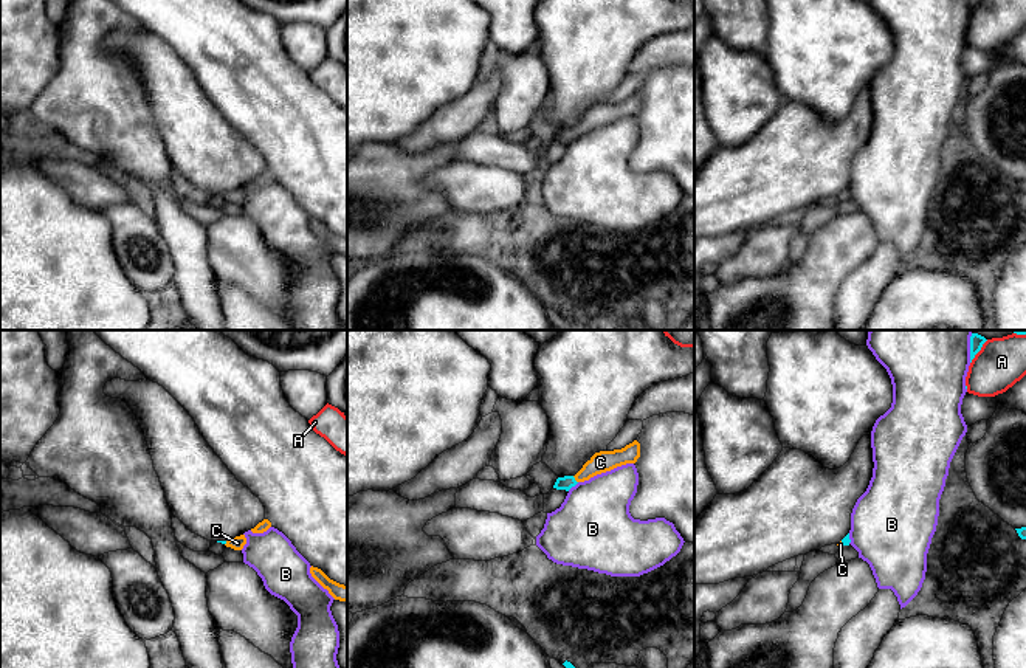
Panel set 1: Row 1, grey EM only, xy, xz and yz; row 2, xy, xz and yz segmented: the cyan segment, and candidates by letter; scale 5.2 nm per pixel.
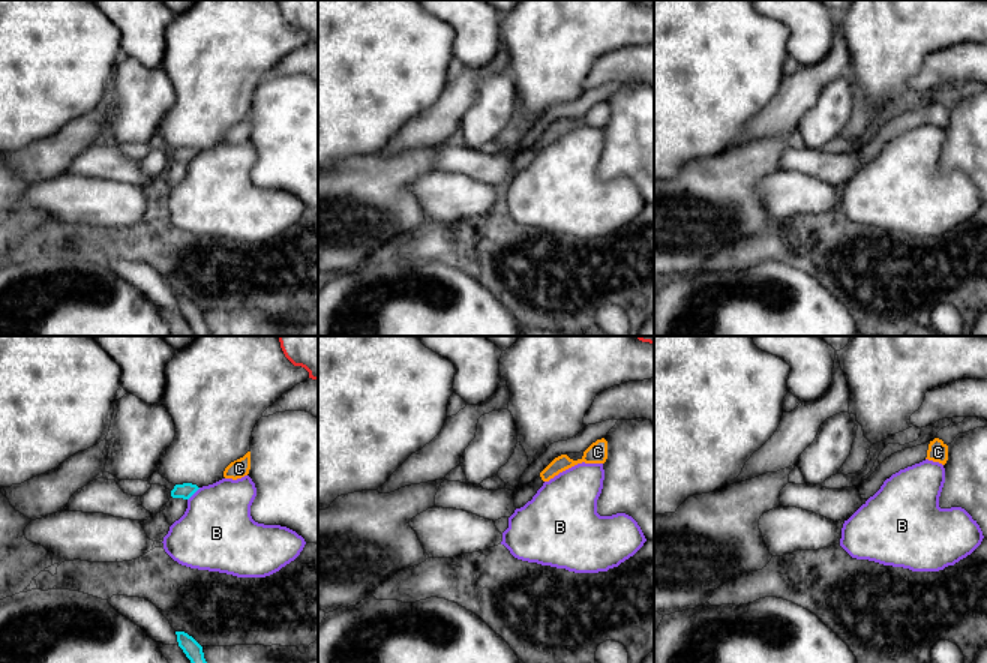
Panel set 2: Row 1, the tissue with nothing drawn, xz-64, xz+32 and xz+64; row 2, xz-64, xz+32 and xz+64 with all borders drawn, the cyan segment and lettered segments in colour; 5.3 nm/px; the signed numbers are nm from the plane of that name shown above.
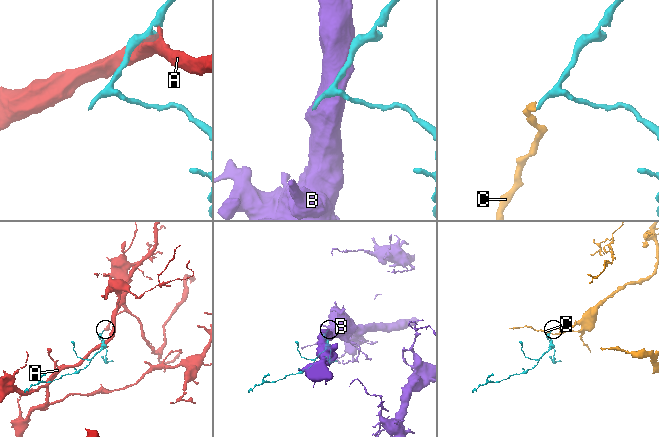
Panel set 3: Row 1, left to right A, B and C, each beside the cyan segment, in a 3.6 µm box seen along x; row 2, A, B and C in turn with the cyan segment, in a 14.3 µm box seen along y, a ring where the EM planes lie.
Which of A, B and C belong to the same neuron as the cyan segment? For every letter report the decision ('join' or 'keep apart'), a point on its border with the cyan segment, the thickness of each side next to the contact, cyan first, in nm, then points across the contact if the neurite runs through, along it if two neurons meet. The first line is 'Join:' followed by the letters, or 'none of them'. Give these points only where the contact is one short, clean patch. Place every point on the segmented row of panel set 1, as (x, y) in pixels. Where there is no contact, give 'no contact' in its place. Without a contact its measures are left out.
Join: C
A: keep apart; contact yz (978, 351); calibres 70 and 260 nm
B: keep apart; contact xz (572, 485); calibres 70 and 420 nm
C: join; contact xz (574, 479); calibres 70 and 110 nm; way xz (566, 482), (574, 479), (600, 462)

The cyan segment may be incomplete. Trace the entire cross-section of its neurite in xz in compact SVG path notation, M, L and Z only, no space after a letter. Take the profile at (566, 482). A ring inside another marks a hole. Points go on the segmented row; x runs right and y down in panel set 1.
M634 440L621 449L595 453L575 476L558 477L553 488L569 491L578 482L611 471L626 463L635 463L640 457L640 443Z

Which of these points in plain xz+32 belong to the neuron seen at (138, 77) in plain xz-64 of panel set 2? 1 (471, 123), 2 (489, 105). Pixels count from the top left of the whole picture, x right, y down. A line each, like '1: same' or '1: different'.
1: same
2: same

